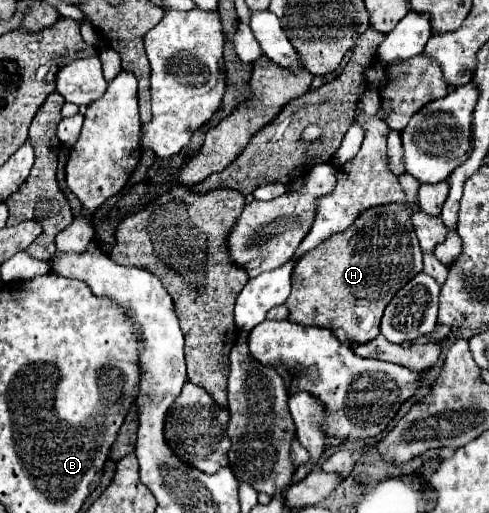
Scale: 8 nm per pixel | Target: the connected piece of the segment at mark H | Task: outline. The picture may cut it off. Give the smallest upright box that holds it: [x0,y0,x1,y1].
[285,203,421,347]

